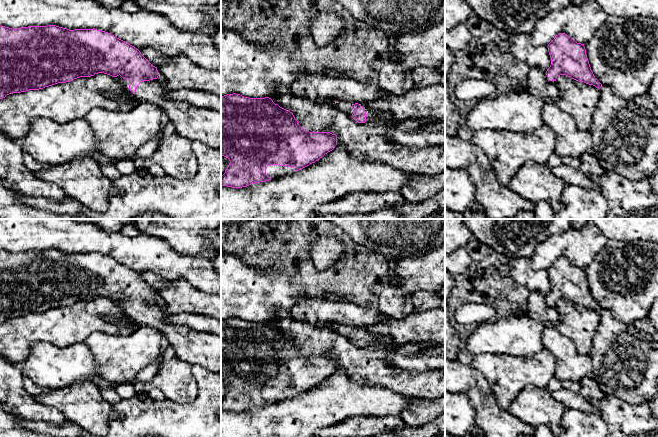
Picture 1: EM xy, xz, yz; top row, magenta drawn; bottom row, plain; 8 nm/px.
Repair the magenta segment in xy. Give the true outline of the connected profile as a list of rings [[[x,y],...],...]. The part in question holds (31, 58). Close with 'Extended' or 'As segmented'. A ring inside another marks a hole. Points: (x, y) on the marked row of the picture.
[[[56,25],[17,29],[0,26],[0,99],[98,73],[114,77],[139,102],[160,107],[172,122],[175,133],[215,149],[221,148],[221,112],[165,98],[169,90],[160,83],[157,67],[137,48],[112,33],[94,28],[69,30]]]. Extended

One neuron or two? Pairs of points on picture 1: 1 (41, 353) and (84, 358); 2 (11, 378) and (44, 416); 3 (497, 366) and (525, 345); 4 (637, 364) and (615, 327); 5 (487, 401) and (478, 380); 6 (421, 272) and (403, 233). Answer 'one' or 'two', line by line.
1: one
2: one
3: two
4: one
5: two
6: two

